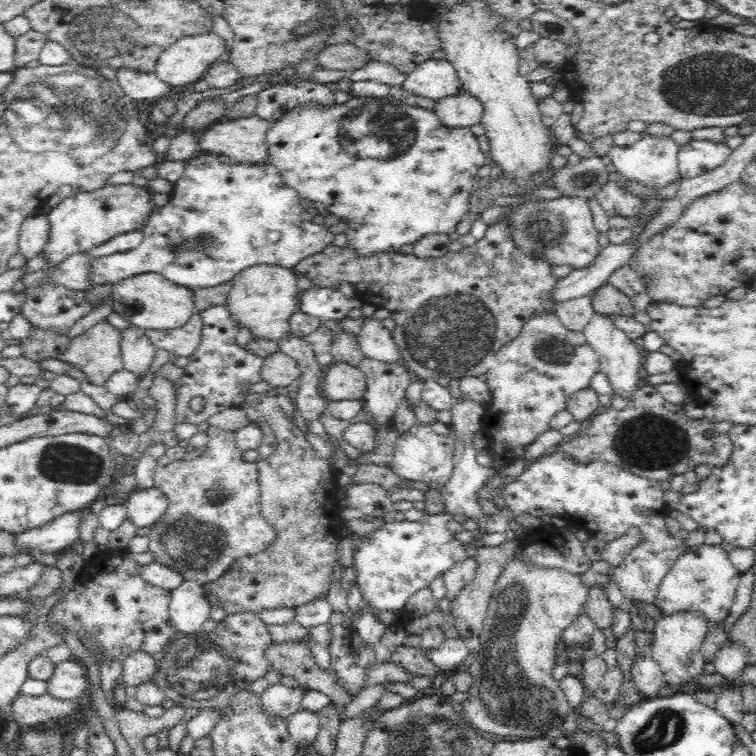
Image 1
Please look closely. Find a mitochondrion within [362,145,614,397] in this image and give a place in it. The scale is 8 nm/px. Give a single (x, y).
(456, 332)

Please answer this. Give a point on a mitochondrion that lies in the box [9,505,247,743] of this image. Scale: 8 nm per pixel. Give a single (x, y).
(192, 680)

